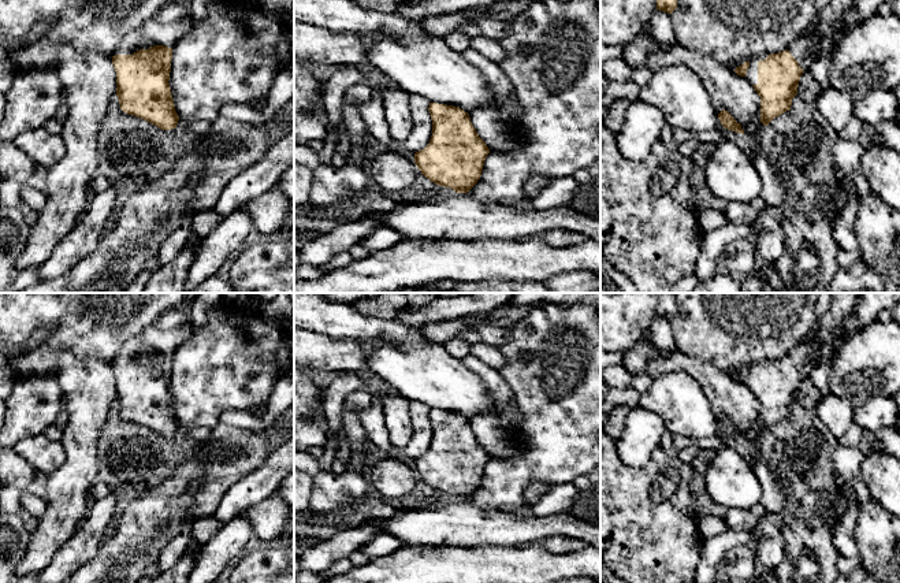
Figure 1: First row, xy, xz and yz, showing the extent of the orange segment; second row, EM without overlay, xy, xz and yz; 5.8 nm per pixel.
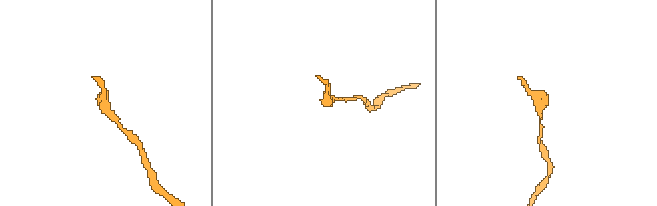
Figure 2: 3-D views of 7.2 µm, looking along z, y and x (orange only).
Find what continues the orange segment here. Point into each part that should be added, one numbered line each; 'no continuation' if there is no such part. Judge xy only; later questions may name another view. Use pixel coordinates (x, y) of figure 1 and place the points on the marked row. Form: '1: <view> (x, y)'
1: xy (174, 21)

